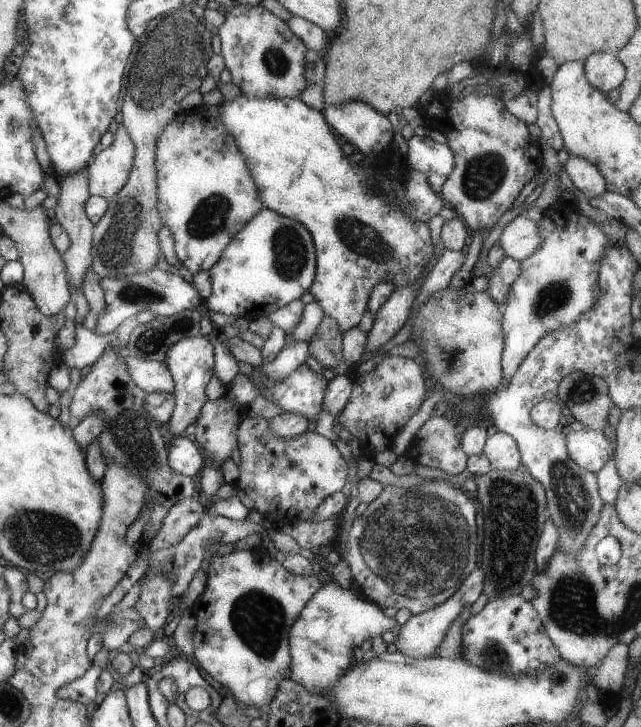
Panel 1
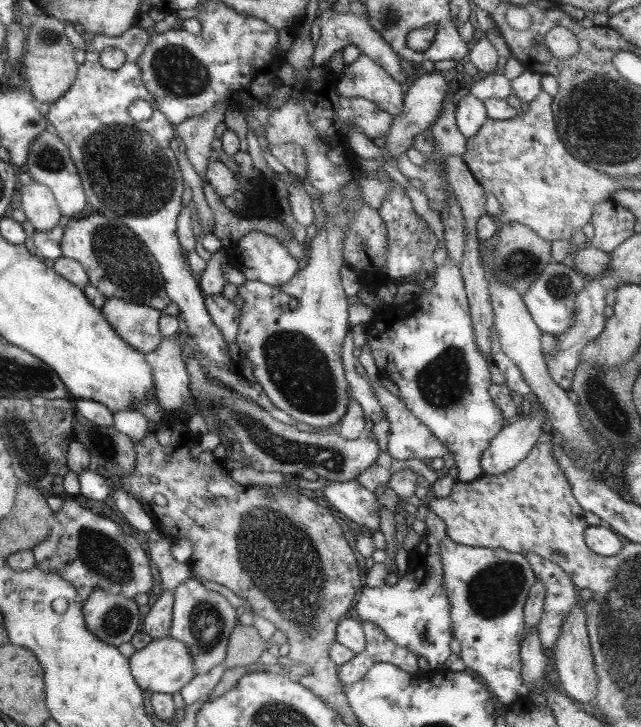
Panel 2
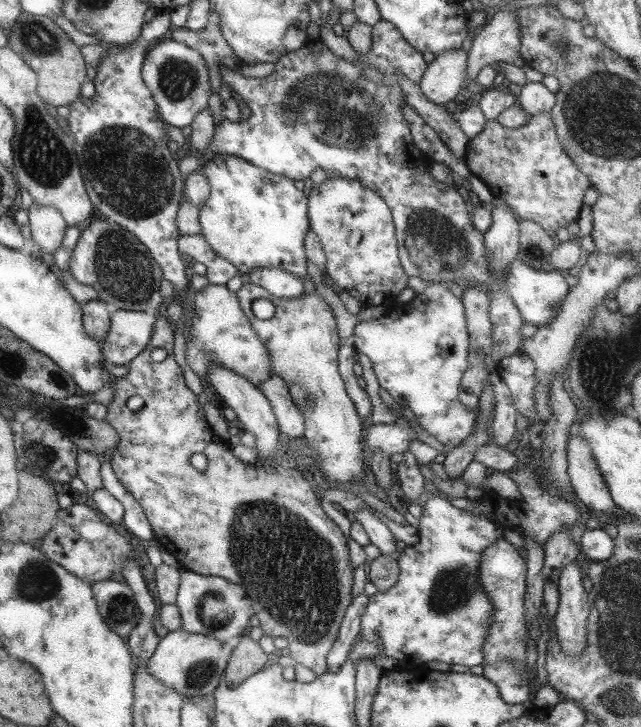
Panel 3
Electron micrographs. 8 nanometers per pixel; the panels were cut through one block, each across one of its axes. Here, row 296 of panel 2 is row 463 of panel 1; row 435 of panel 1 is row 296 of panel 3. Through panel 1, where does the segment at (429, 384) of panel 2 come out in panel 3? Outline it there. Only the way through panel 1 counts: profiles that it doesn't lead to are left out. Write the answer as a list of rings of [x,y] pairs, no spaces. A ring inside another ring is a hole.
[[[445,283],[428,284],[404,304],[393,303],[379,318],[358,322],[351,333],[351,345],[358,355],[365,355],[373,365],[379,387],[401,406],[409,408],[419,426],[445,446],[456,446],[472,434],[479,407],[469,410],[458,400],[461,377],[467,369],[469,334],[462,298],[455,297]]]

